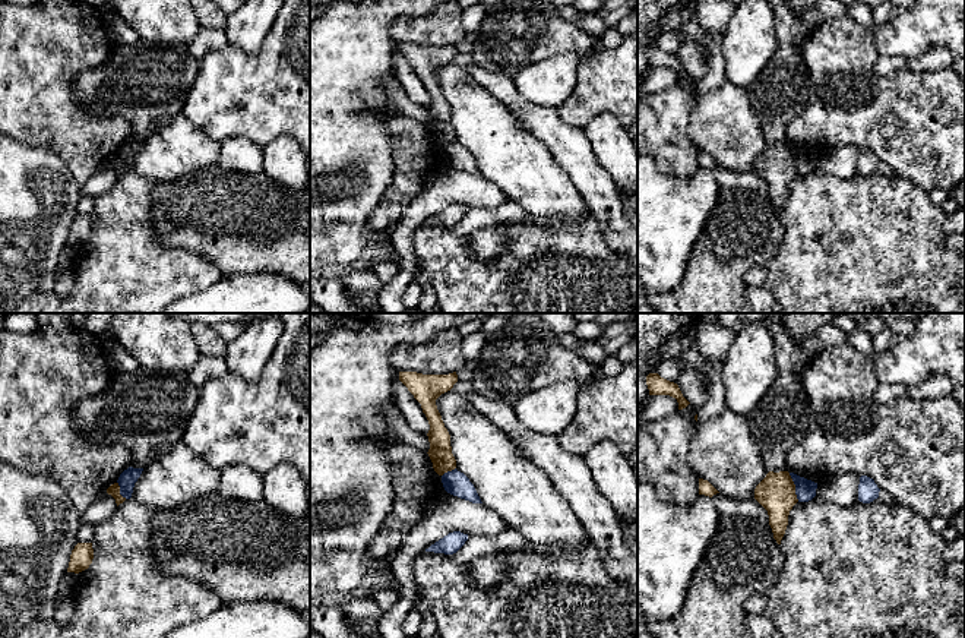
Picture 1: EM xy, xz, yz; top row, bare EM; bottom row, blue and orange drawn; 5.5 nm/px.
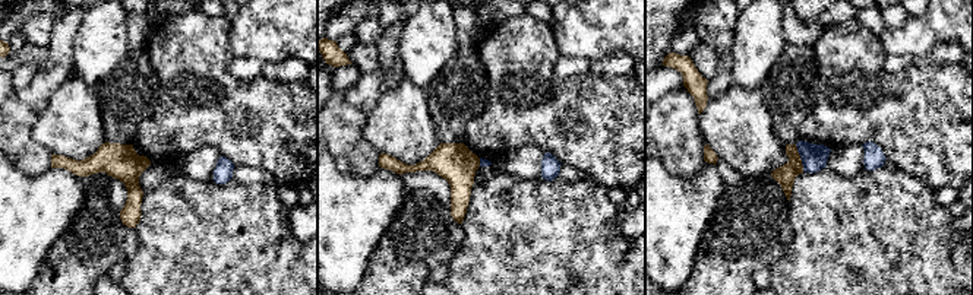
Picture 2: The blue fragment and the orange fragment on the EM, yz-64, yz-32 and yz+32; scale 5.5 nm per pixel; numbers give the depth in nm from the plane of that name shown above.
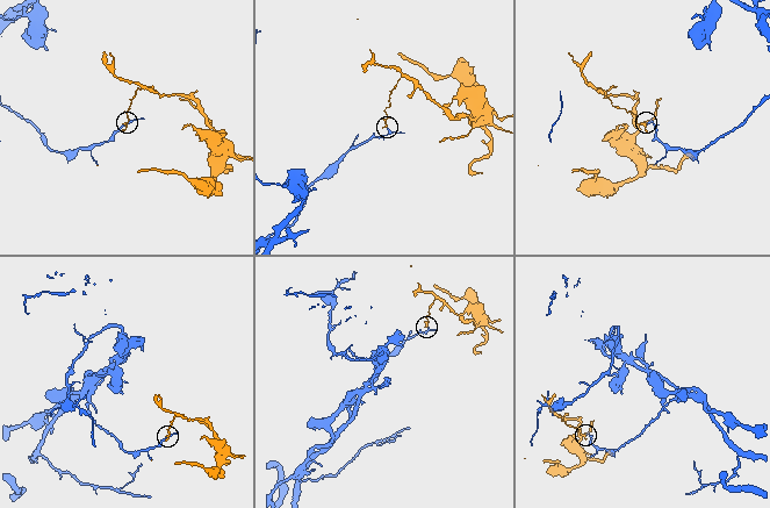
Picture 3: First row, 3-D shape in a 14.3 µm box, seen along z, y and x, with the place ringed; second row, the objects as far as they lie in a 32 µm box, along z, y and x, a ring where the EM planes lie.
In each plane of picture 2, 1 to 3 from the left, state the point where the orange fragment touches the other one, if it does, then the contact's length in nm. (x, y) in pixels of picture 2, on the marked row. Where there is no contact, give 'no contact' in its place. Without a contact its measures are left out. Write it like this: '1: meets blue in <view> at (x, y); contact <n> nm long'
1: no contact
2: meets blue in yz-32 at (480, 162); contact 50 nm long
3: meets blue in yz+32 at (801, 158); contact 150 nm long

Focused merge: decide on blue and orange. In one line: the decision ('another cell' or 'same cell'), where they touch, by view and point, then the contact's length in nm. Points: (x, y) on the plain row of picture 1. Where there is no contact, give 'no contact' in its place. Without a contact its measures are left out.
another cell | yz (796, 160) | 170 nm

